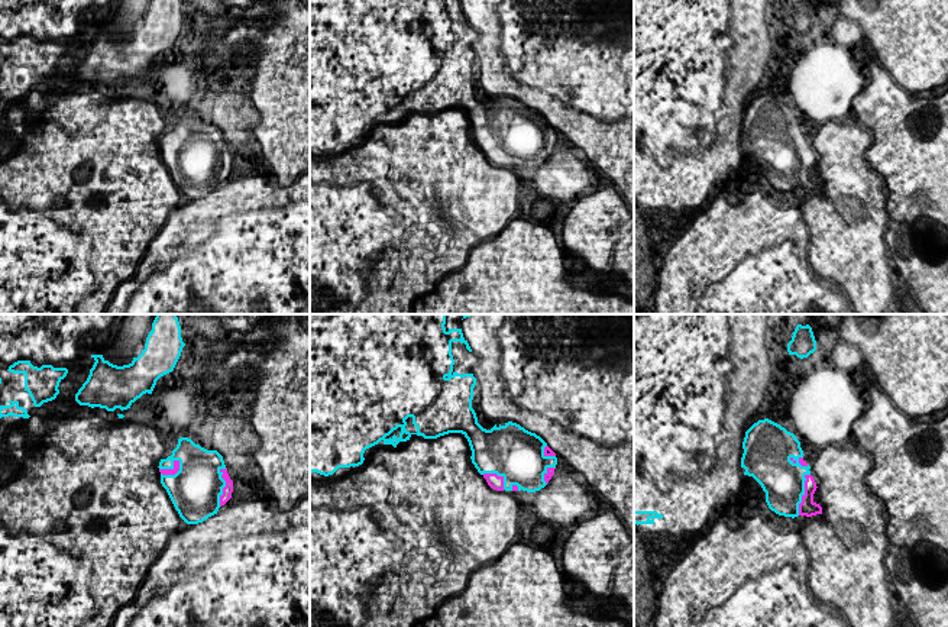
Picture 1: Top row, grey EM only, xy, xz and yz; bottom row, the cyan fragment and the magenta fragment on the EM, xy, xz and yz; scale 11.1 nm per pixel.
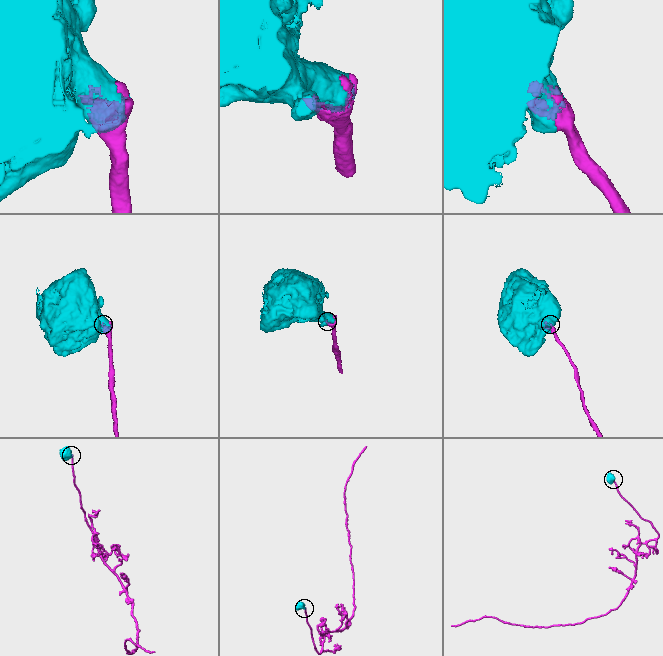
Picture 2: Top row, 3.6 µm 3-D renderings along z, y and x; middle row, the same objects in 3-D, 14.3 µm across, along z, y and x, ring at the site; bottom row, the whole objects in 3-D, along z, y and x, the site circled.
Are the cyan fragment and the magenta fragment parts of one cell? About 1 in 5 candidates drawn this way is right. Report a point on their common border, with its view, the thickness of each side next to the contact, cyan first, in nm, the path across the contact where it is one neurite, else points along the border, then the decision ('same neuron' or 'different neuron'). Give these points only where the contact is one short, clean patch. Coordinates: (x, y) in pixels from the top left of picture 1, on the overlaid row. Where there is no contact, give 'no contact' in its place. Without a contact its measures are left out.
contact xy (171, 468); calibres 360 and 70 nm; same neuron

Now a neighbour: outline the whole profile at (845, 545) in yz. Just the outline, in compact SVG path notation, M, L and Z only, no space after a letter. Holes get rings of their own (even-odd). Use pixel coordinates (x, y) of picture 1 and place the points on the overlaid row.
M828 445L812 456L811 468L821 479L813 494L813 502L822 507L822 513L806 517L795 517L793 527L800 533L808 549L808 581L812 592L822 602L832 602L847 618L851 627L899 627L896 620L896 597L889 589L884 552L889 547L887 521L884 504L867 487L866 476L874 466L873 458L861 449L850 450L844 446Z

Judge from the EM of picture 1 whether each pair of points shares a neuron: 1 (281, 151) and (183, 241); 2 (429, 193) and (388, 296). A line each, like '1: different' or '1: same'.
1: different
2: same

